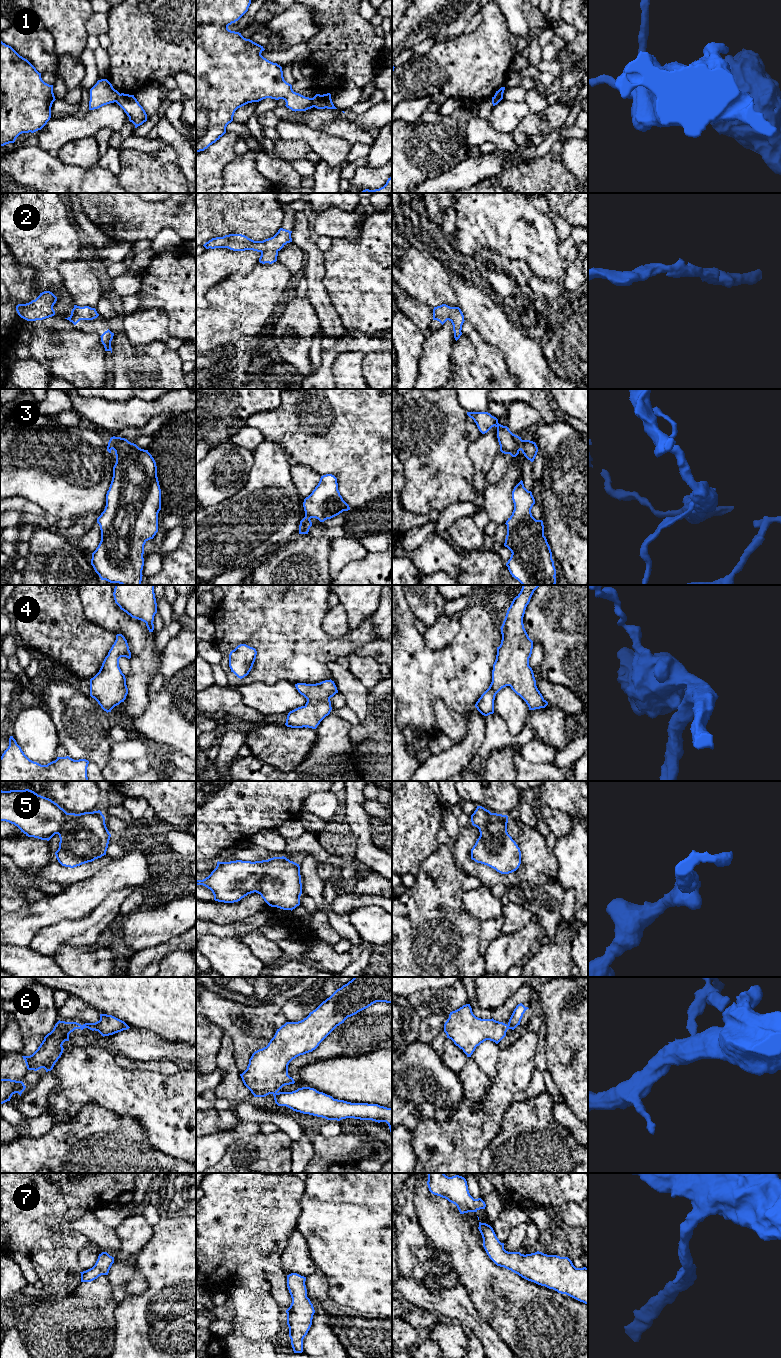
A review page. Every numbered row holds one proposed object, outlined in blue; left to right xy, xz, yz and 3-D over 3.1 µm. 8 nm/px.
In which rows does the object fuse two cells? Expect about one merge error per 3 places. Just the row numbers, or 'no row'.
1, 3, 6

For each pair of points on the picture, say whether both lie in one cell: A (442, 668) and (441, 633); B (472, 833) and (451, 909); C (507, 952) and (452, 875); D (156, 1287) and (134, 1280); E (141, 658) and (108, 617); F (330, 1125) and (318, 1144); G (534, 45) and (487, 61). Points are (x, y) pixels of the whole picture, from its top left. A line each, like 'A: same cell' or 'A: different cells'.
A: different cells
B: different cells
C: different cells
D: different cells
E: same cell
F: different cells
G: different cells

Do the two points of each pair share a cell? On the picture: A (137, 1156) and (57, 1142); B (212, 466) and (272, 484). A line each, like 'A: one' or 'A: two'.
A: one
B: two

